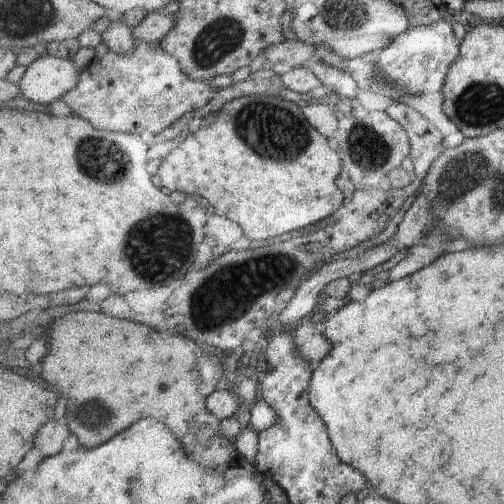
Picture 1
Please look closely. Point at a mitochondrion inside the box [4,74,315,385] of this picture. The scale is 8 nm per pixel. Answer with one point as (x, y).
(228, 287)

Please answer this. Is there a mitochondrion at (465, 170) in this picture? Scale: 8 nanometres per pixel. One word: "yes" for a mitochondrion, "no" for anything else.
yes

